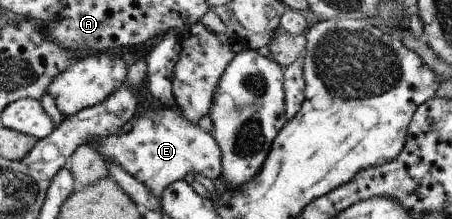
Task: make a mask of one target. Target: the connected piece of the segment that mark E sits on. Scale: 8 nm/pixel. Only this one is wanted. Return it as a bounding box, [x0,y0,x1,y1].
[89,103,223,201]

